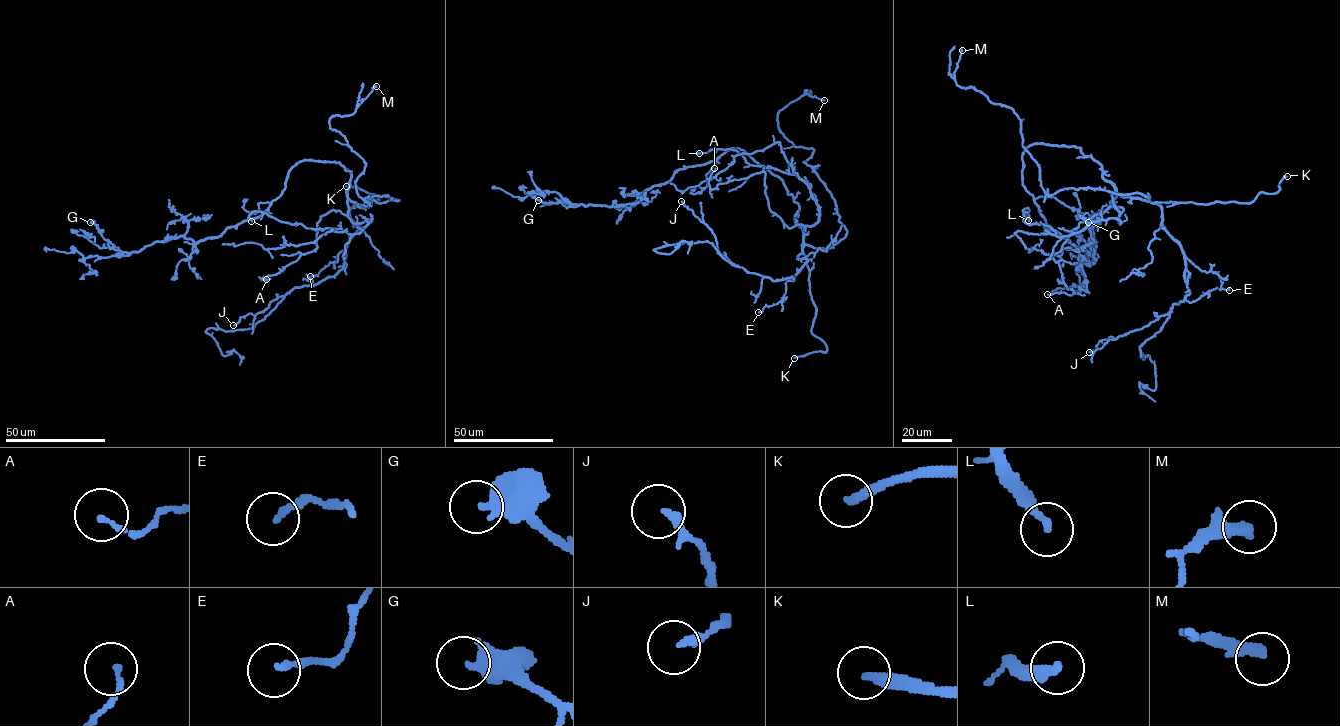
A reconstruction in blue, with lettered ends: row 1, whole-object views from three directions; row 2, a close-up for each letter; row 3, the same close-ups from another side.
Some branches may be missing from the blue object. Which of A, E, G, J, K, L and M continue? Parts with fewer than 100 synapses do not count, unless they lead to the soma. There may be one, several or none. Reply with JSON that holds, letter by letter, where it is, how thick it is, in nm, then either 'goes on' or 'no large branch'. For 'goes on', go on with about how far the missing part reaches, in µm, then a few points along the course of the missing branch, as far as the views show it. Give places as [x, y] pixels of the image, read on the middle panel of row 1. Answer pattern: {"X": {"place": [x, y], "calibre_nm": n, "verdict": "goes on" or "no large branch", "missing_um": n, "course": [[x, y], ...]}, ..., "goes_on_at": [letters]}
{"A": {"place": [714, 168], "calibre_nm": 120, "verdict": "no large branch"}, "E": {"place": [758, 312], "calibre_nm": 200, "verdict": "no large branch"}, "G": {"place": [538, 200], "calibre_nm": 440, "verdict": "no large branch"}, "J": {"place": [681, 201], "calibre_nm": 220, "verdict": "no large branch"}, "K": {"place": [794, 358], "calibre_nm": 300, "verdict": "goes on", "missing_um": 20}, "L": {"place": [699, 153], "calibre_nm": 280, "verdict": "no large branch"}, "M": {"place": [824, 100], "calibre_nm": 240, "verdict": "no large branch"}, "goes_on_at": ["K"]}

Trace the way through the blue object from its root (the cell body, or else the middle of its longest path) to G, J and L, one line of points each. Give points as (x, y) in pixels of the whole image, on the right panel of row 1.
G: (1084, 155), (1032, 144), (1022, 185), (1070, 243), (1093, 241), (1096, 260), (1088, 222)
J: (1084, 155), (1120, 195), (1160, 206), (1164, 229), (1181, 247), (1190, 291), (1166, 314), (1100, 340), (1089, 352)
L: (1084, 155), (1114, 186), (1120, 222), (1098, 220), (1057, 236), (1041, 223), (1026, 223), (1025, 208), (1028, 220)

